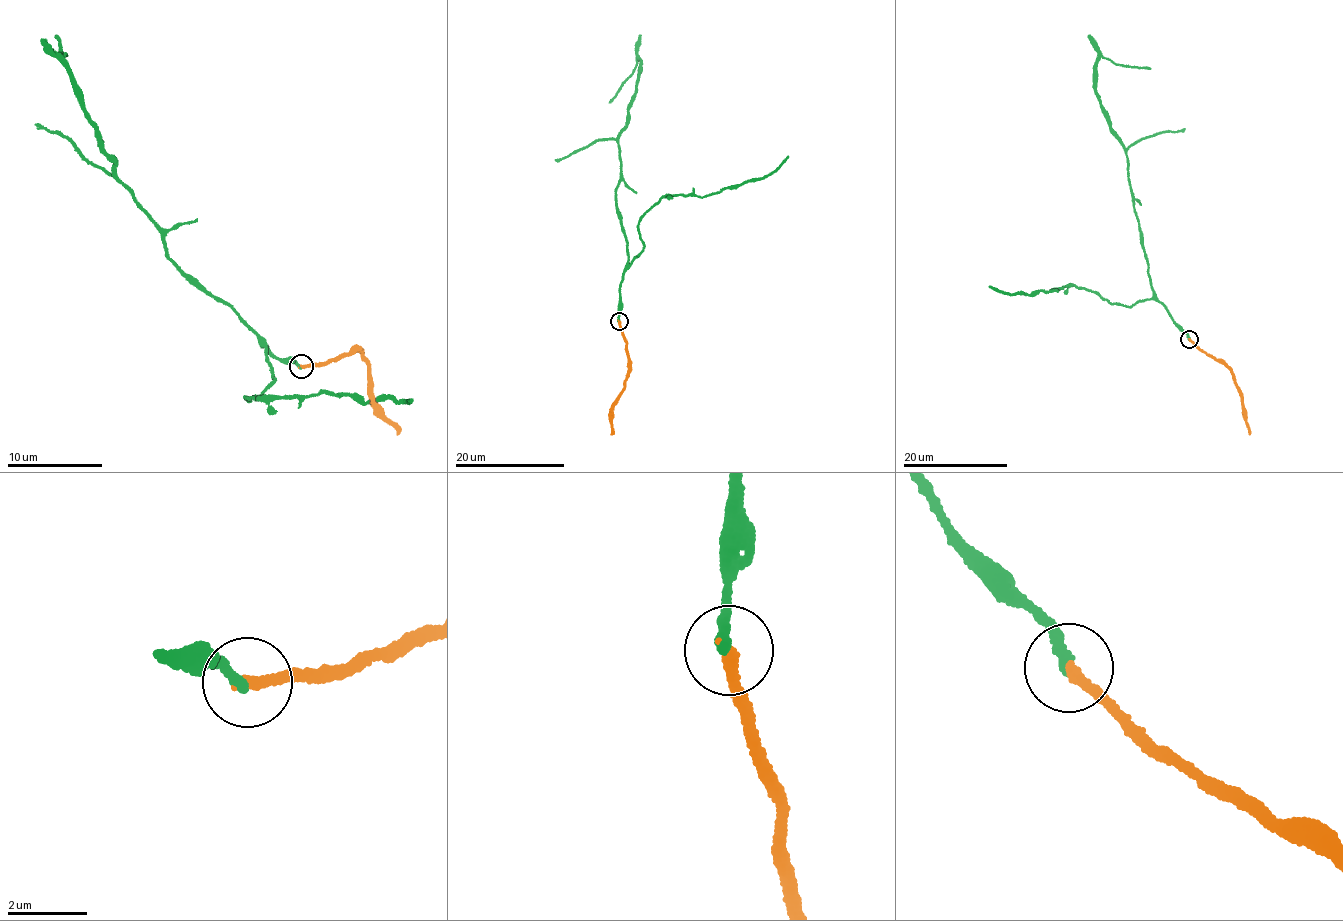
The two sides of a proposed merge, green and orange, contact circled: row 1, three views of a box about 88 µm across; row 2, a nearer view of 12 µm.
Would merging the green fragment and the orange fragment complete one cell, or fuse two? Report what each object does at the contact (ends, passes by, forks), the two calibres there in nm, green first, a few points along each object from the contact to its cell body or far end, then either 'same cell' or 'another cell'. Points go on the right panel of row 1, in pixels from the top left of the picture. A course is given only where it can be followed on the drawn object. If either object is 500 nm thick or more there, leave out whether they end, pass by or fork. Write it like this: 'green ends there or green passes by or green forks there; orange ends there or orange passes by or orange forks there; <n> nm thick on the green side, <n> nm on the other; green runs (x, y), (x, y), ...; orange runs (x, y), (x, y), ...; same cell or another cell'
green ends there; orange ends there; 280 nm thick on the green side, 280 nm on the other; green runs (1189, 339), (1152, 288), (1125, 150), (1096, 88), (1100, 58), (1151, 69); orange runs (1189, 339), (1228, 368), (1241, 398), (1242, 415), (1250, 435); same cell

